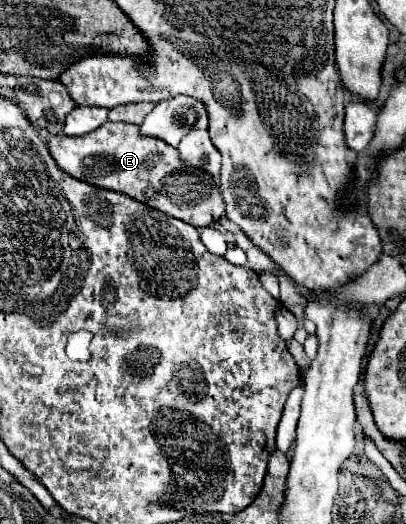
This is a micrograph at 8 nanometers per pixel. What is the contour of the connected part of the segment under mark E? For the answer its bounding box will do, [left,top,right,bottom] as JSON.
[47,122,225,228]

